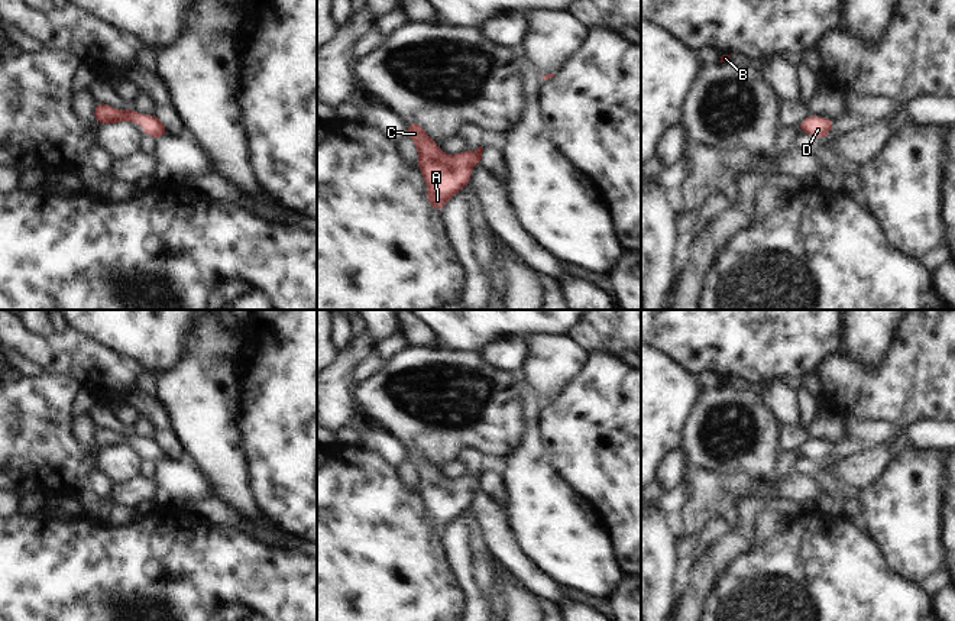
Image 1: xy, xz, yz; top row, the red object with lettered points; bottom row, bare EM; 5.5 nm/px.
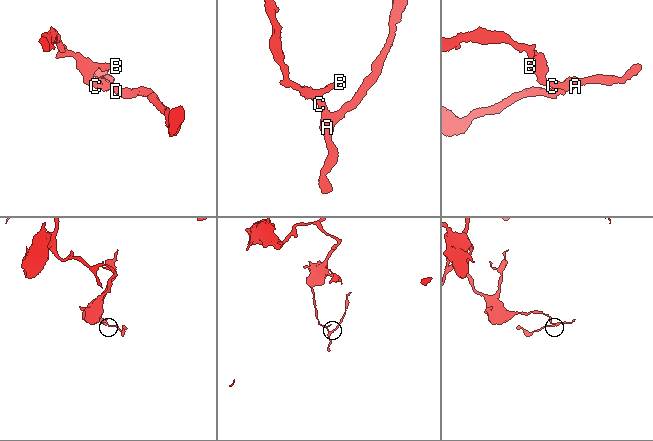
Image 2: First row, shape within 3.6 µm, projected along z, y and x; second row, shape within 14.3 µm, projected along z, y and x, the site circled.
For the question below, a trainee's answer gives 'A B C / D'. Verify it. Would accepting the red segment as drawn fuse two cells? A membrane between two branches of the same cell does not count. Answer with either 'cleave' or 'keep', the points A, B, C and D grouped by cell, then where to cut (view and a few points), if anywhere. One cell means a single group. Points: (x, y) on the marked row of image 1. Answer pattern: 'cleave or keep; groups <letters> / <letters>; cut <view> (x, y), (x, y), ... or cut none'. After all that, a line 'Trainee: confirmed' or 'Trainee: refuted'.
keep; groups A B C D; cut none
Trainee: refuted

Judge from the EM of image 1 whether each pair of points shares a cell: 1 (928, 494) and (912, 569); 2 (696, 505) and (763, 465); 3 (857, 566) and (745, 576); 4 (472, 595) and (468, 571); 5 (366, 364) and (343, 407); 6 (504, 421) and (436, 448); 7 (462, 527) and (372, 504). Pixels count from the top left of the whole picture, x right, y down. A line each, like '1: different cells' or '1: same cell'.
1: same cell
2: different cells
3: same cell
4: same cell
5: different cells
6: same cell
7: different cells

